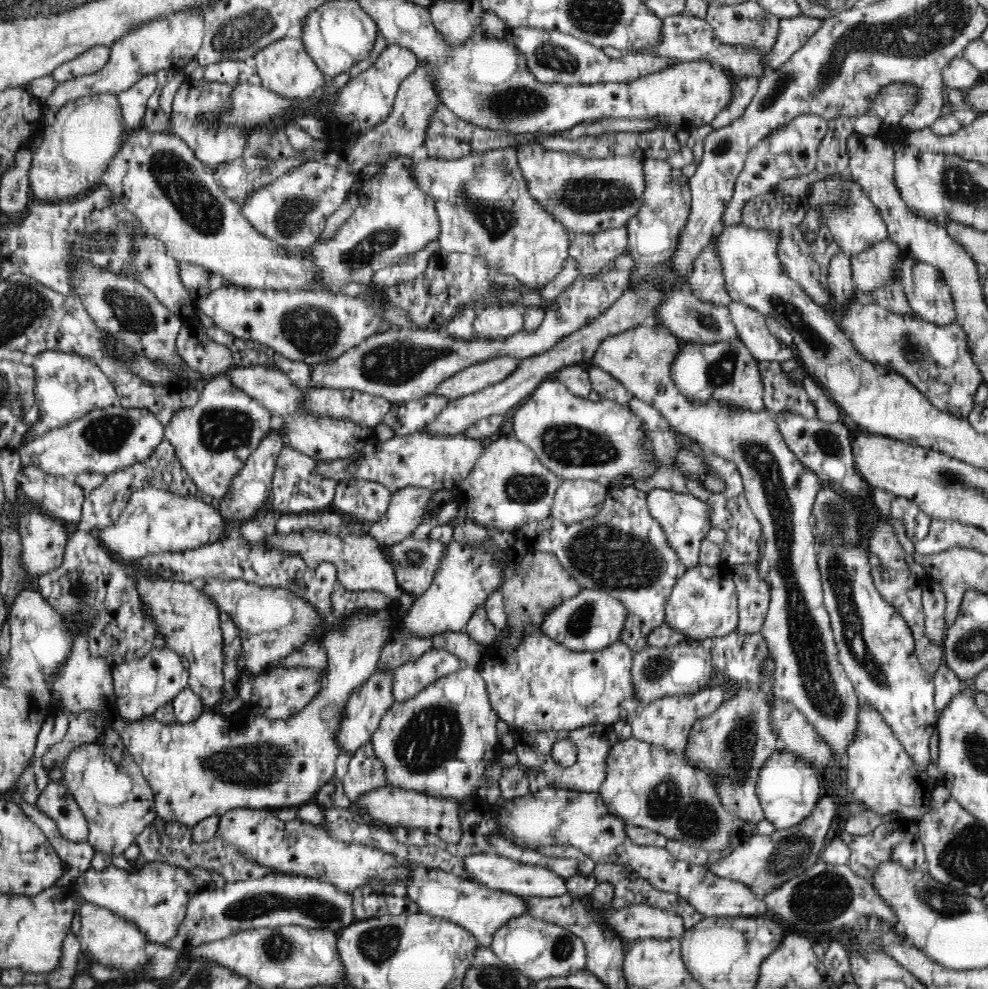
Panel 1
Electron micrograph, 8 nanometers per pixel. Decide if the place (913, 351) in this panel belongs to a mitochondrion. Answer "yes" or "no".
yes

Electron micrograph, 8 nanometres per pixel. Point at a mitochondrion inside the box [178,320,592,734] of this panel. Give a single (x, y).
(389, 365)

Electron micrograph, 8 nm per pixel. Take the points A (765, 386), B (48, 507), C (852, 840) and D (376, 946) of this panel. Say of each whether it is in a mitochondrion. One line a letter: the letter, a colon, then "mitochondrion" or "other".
A: other
B: other
C: other
D: mitochondrion

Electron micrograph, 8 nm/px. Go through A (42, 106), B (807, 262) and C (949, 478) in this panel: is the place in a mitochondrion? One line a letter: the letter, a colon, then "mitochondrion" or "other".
A: other
B: other
C: mitochondrion

